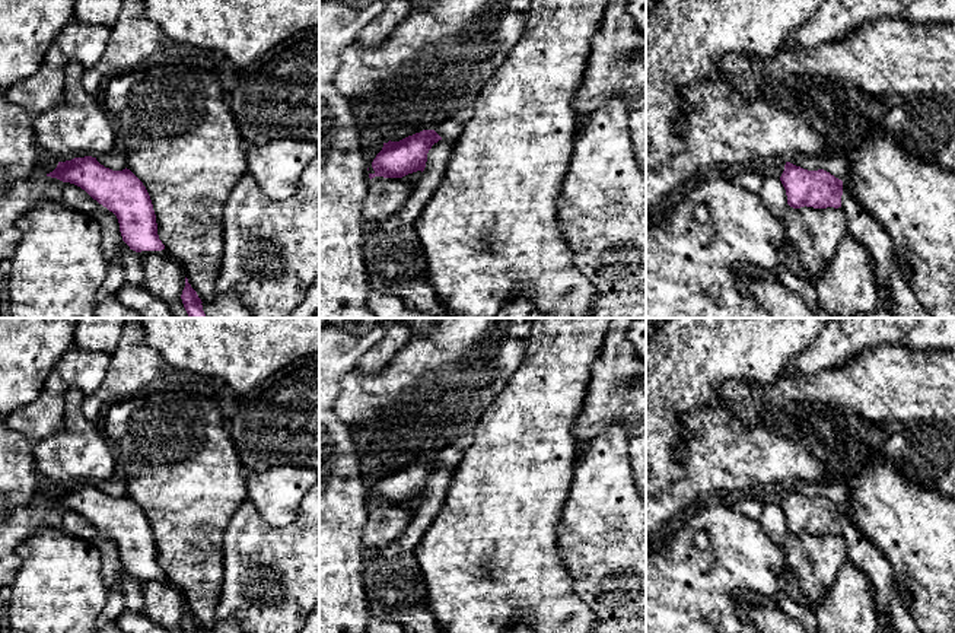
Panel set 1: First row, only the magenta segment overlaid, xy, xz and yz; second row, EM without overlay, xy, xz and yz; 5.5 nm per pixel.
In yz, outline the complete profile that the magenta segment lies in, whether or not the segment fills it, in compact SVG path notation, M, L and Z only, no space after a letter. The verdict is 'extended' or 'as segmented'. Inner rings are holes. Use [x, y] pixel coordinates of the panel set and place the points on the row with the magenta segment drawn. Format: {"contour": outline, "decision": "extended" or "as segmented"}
{"contour": "M786 162L780 181L793 209L841 207L843 181L824 169L808 171Z", "decision": "as segmented"}

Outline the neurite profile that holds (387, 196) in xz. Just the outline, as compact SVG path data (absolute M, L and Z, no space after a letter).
M375 176L363 201L365 222L381 222L397 214L407 203L414 188L401 179Z

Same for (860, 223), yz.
M843 184L841 209L846 213L847 232L859 239L873 258L879 295L884 306L889 300L888 276L894 263L894 245L886 229L853 197Z

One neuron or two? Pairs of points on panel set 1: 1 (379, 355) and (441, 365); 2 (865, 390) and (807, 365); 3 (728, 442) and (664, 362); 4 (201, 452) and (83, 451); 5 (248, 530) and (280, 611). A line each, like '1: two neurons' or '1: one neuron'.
1: two neurons
2: two neurons
3: two neurons
4: two neurons
5: one neuron

